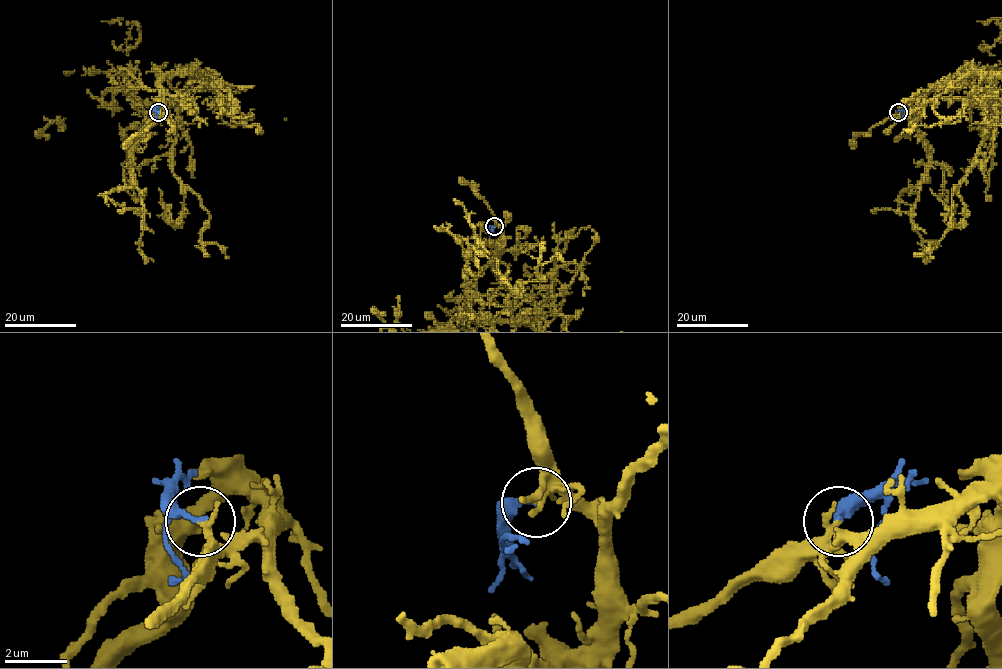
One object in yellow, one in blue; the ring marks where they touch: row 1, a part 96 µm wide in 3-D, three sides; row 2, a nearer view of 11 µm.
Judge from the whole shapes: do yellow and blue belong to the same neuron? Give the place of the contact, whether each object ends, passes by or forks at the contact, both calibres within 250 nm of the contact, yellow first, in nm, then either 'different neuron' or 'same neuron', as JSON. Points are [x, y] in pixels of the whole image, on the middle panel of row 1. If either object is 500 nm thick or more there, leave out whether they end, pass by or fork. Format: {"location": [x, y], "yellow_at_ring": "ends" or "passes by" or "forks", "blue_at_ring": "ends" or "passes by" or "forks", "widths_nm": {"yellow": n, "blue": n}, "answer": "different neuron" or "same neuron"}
{"location": [494, 226], "yellow_at_ring": "passes by", "blue_at_ring": "ends", "widths_nm": {"yellow": 190, "blue": 220}, "answer": "same neuron"}

